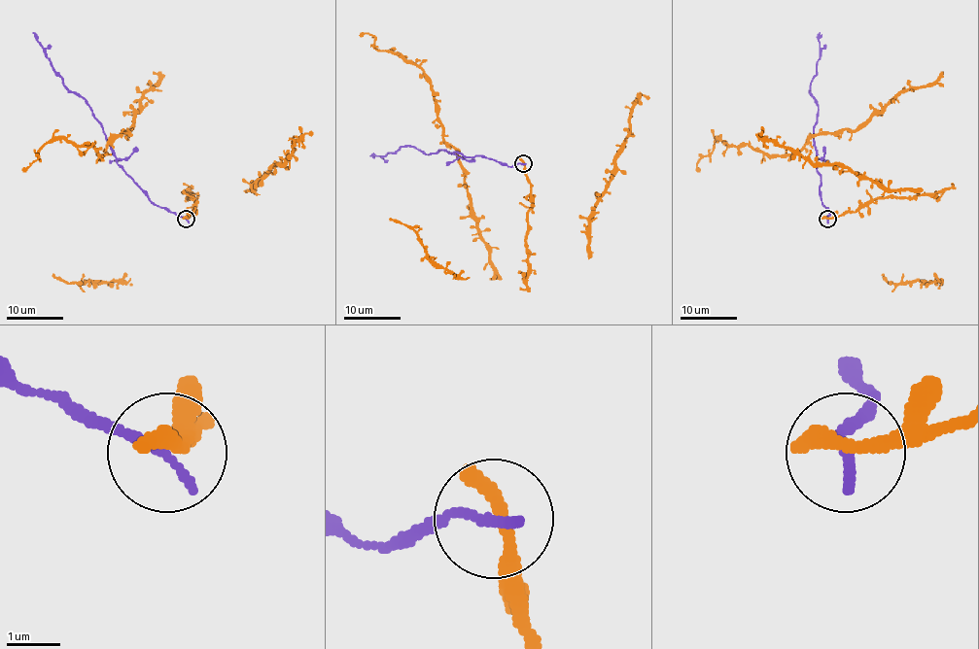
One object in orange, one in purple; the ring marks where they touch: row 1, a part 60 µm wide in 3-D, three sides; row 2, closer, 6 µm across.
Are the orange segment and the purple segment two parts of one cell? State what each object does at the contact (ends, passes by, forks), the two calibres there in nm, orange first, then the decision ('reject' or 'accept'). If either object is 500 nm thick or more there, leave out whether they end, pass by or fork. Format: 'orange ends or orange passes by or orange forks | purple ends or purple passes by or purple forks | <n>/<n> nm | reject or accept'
orange ends | purple ends | 360/200 nm | reject

